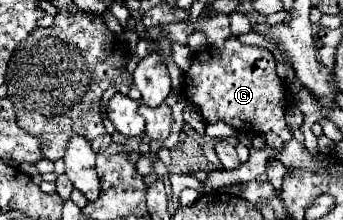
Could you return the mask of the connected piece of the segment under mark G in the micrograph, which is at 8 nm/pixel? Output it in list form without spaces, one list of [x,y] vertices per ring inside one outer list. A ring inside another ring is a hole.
[[[230,37],[222,47],[206,47],[198,51],[192,61],[192,67],[186,73],[184,95],[186,99],[192,99],[192,103],[200,109],[200,115],[206,123],[224,121],[234,129],[244,129],[250,133],[276,133],[282,137],[282,141],[292,139],[292,133],[286,129],[282,107],[282,101],[286,99],[284,81],[276,75],[276,59],[268,49],[256,45],[242,45],[238,37]]]

